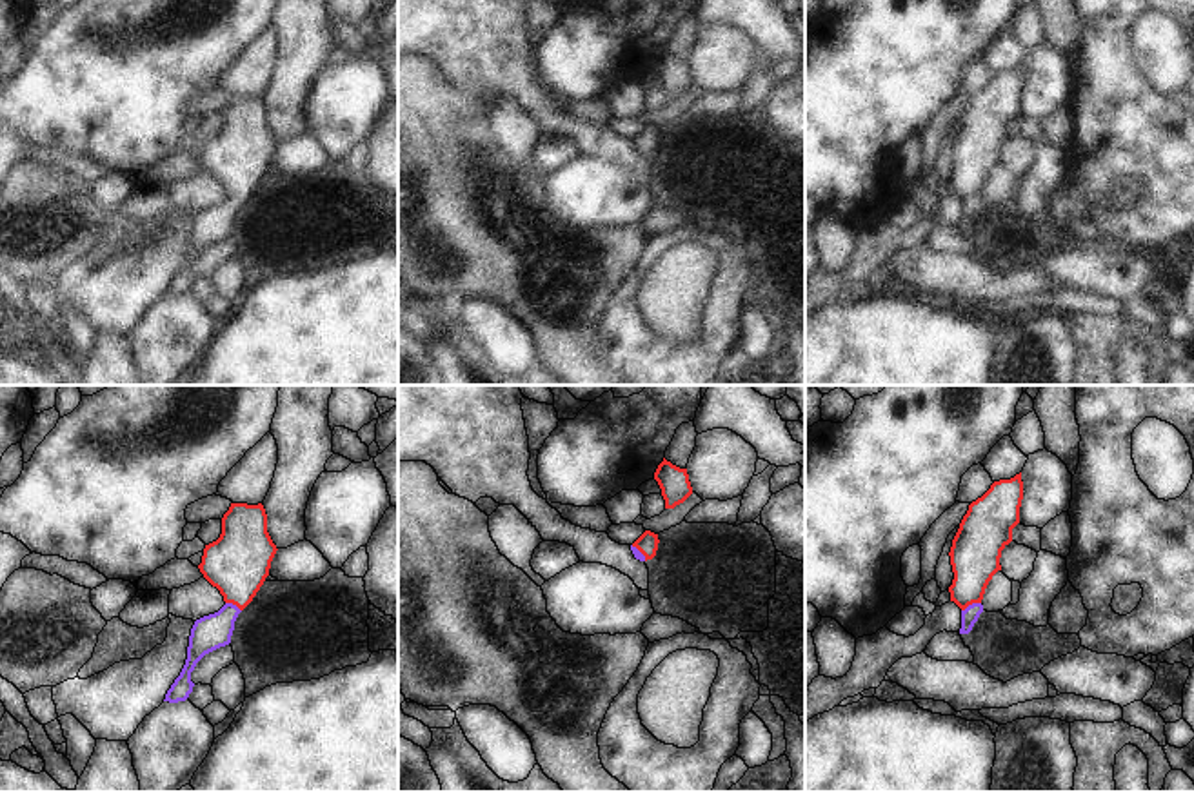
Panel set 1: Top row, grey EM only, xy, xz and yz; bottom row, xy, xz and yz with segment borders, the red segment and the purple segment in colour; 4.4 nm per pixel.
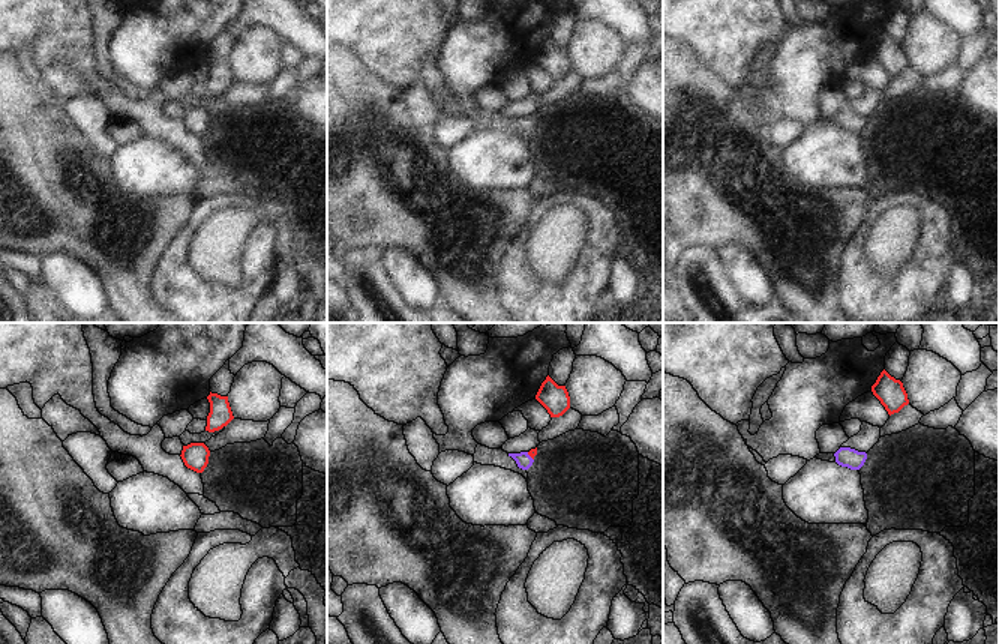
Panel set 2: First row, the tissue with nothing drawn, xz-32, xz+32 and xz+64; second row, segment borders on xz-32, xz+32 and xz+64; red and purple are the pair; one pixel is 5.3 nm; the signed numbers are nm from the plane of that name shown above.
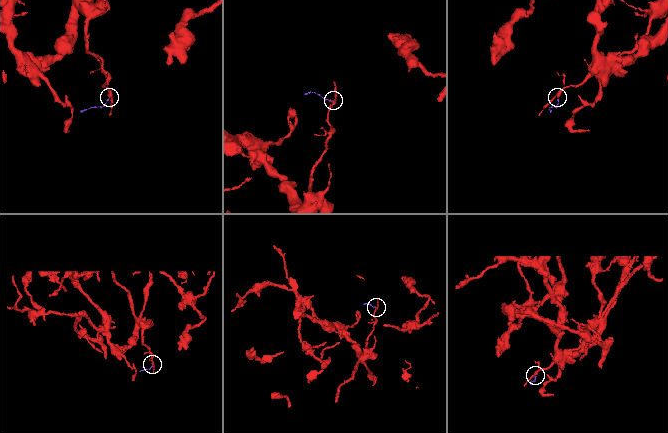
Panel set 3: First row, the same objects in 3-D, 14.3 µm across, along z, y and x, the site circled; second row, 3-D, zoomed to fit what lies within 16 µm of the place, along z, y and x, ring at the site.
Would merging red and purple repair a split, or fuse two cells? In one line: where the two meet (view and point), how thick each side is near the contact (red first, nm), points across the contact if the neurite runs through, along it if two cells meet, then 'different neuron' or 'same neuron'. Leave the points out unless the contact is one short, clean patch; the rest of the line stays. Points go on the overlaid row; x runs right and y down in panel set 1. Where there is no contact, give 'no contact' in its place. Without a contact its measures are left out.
contact yz (971, 603); calibres 220 and 80 nm; way yz (976, 549), (971, 574), (971, 603), (969, 616); same neuron

